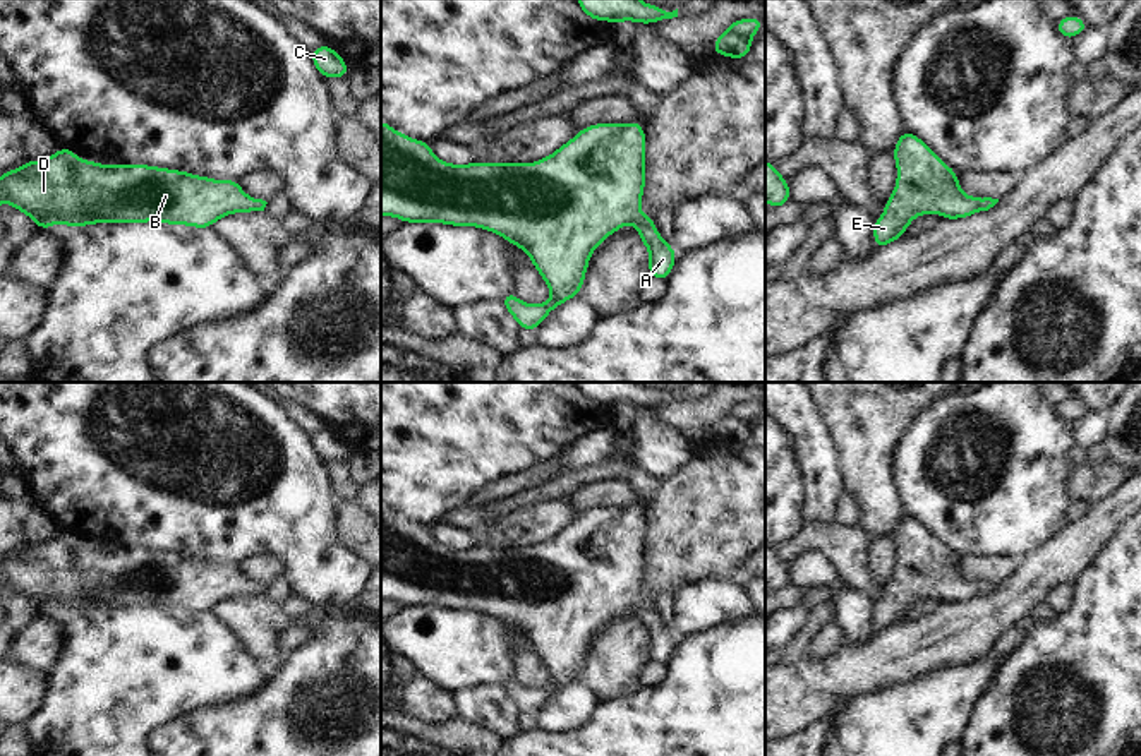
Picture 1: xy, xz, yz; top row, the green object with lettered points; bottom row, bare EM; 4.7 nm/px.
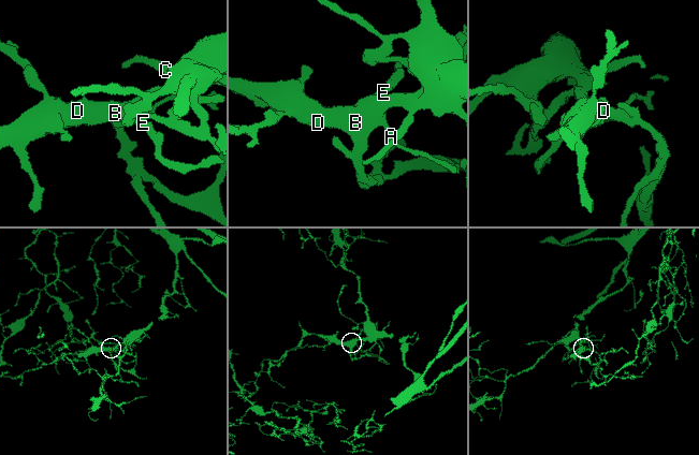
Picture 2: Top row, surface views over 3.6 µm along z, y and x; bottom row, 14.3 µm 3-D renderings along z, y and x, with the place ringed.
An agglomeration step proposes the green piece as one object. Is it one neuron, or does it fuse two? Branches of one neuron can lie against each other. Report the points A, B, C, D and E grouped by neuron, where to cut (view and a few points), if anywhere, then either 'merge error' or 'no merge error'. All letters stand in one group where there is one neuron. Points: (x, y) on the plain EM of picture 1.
A B C D E; no cut; no merge error

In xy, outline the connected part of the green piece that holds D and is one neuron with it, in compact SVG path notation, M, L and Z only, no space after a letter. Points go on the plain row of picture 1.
M60 531L48 543L38 543L38 545L27 545L26 543L21 554L14 554L14 552L7 554L0 561L0 586L9 586L14 593L19 593L24 598L27 598L38 609L39 614L48 614L55 607L62 607L65 610L89 610L93 607L134 607L134 609L141 609L144 605L161 605L166 609L189 609L192 612L211 612L214 605L218 605L220 602L223 602L226 598L264 595L264 591L268 588L263 583L249 581L240 573L238 564L213 564L208 561L199 561L199 559L192 559L187 555L180 555L180 554L156 552L156 550L149 550L149 549L113 547L110 552L105 552L103 547L96 547L91 543L88 543L88 545L79 543L70 531Z

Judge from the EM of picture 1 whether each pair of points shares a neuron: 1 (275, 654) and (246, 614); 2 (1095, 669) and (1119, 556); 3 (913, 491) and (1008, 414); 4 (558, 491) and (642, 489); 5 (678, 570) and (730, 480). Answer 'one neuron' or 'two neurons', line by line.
1: one neuron
2: one neuron
3: one neuron
4: two neurons
5: one neuron

